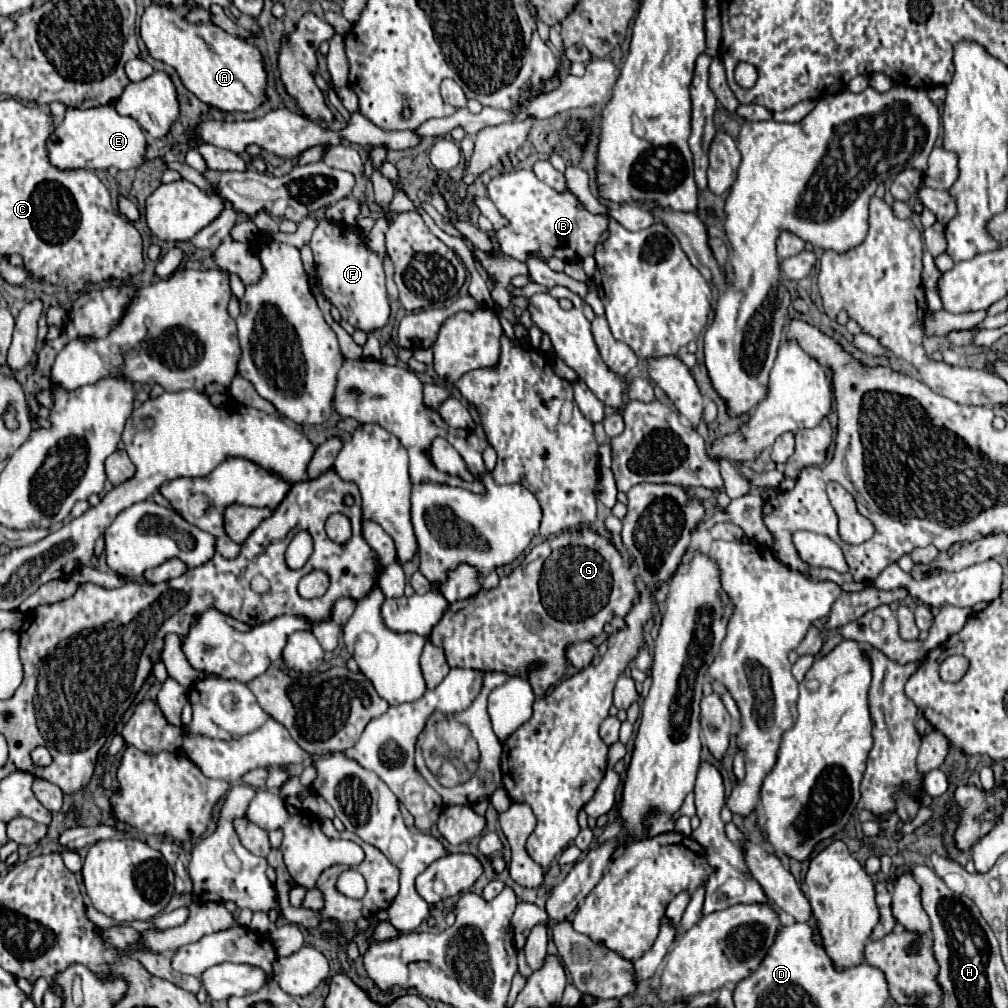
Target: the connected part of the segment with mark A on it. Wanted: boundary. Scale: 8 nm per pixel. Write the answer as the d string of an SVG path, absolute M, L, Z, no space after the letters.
M159 4L145 8L141 16L141 40L153 58L171 64L187 90L199 100L223 112L249 112L265 102L265 62L261 52L245 40L227 34L215 24L189 24L175 10Z

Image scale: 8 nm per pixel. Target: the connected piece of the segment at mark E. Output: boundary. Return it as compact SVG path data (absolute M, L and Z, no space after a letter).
M97 106L87 110L67 108L65 120L61 122L61 126L55 128L55 132L47 140L47 150L51 164L55 164L61 170L107 170L111 166L117 170L131 170L139 168L145 162L147 140L139 122L129 116L119 116L113 106Z

